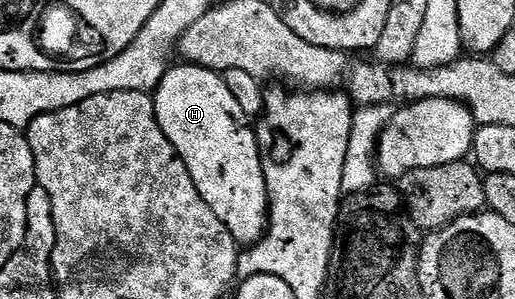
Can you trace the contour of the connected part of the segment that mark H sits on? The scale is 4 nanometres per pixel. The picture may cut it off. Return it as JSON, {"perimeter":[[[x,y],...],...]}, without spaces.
{"perimeter":[[[169,66],[154,92],[158,125],[162,133],[166,133],[170,145],[174,145],[178,157],[182,157],[186,169],[190,169],[190,177],[194,177],[194,185],[198,185],[198,193],[202,193],[202,201],[206,201],[206,205],[214,209],[218,221],[230,229],[237,245],[247,249],[268,230],[268,190],[253,124],[249,115],[242,113],[242,105],[238,105],[234,93],[226,89],[223,74],[204,67],[179,66]]]}

